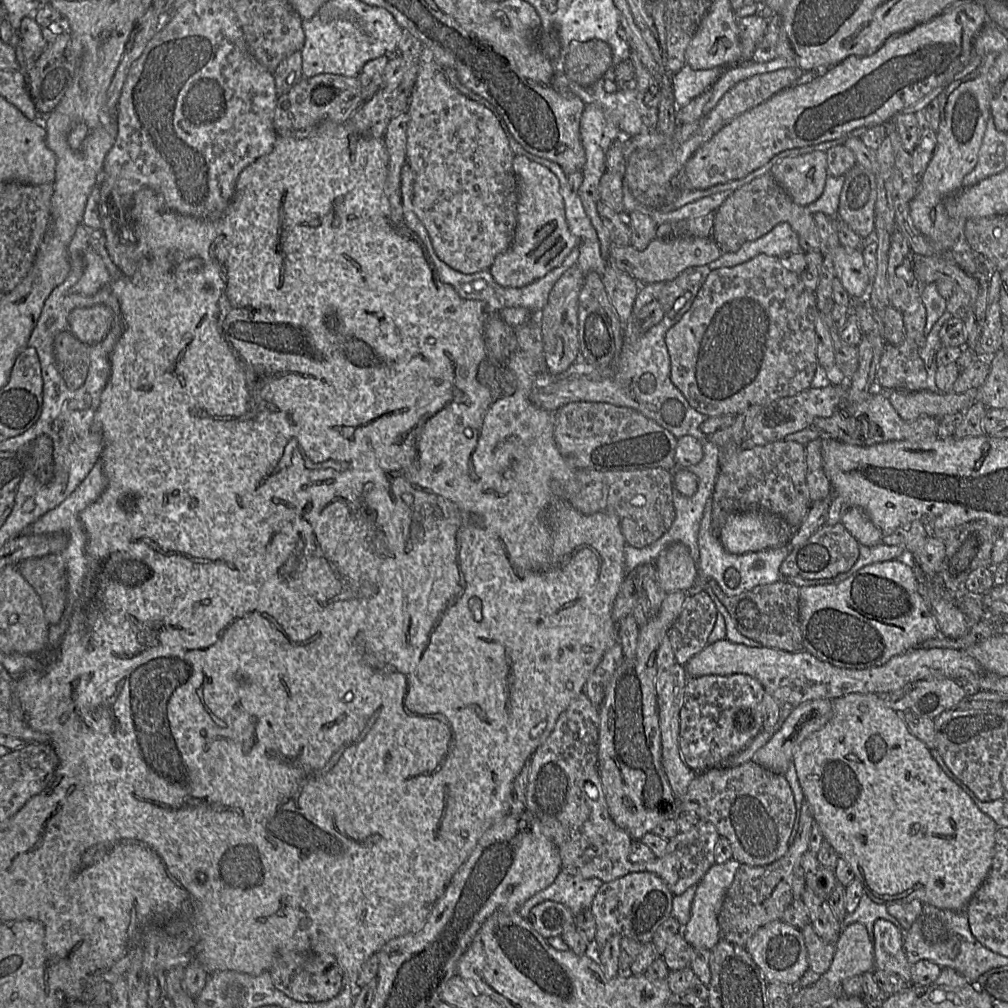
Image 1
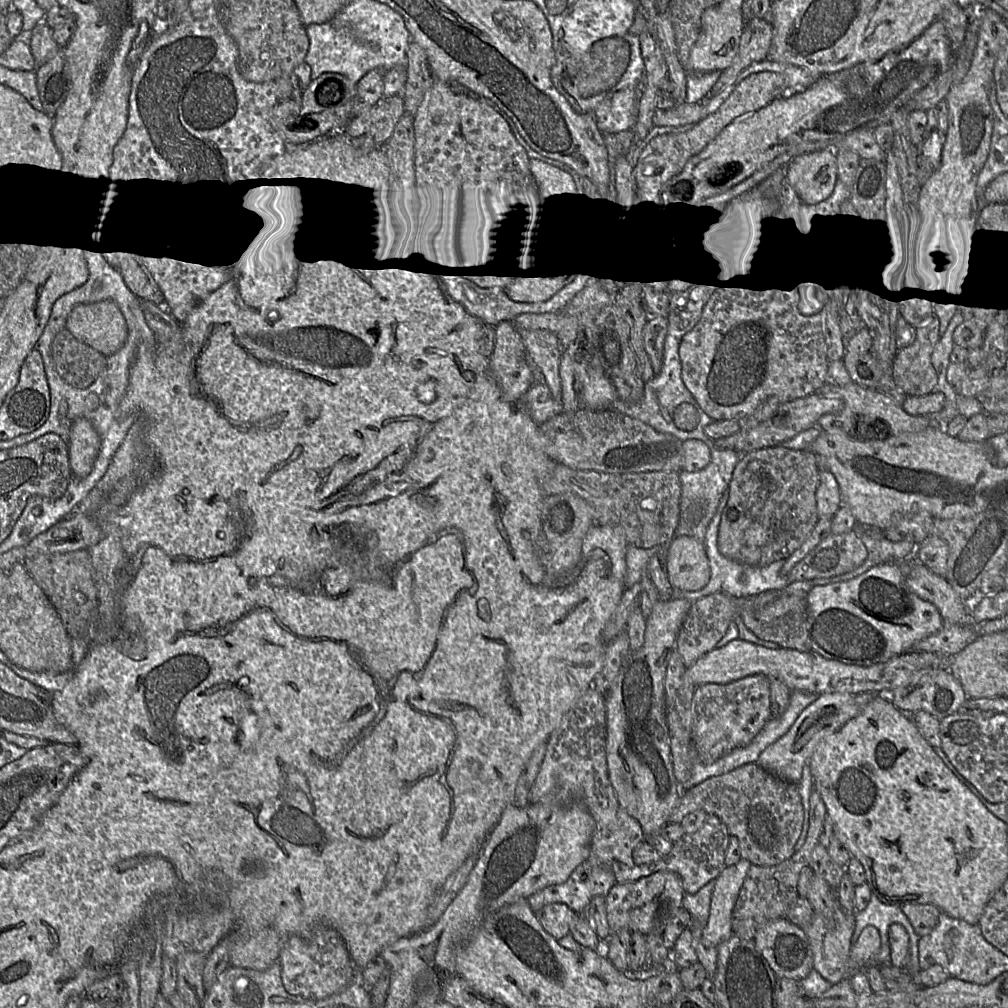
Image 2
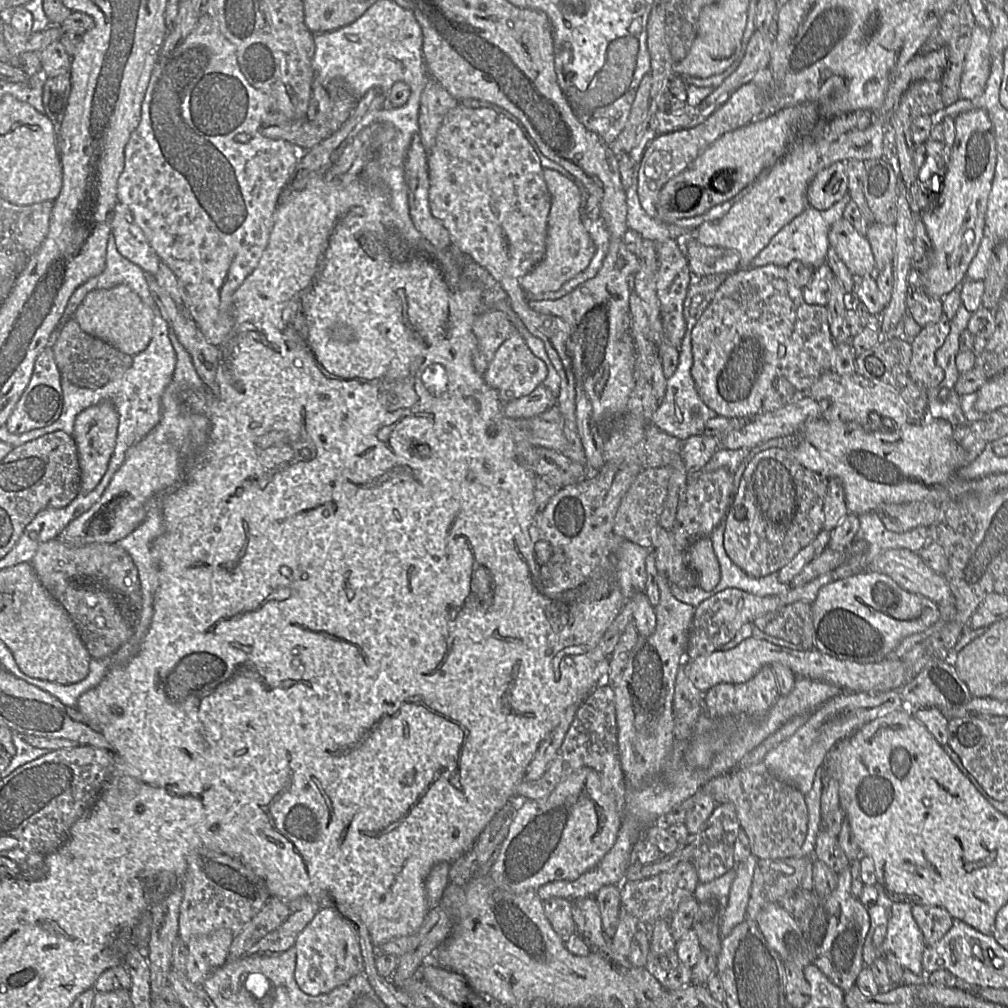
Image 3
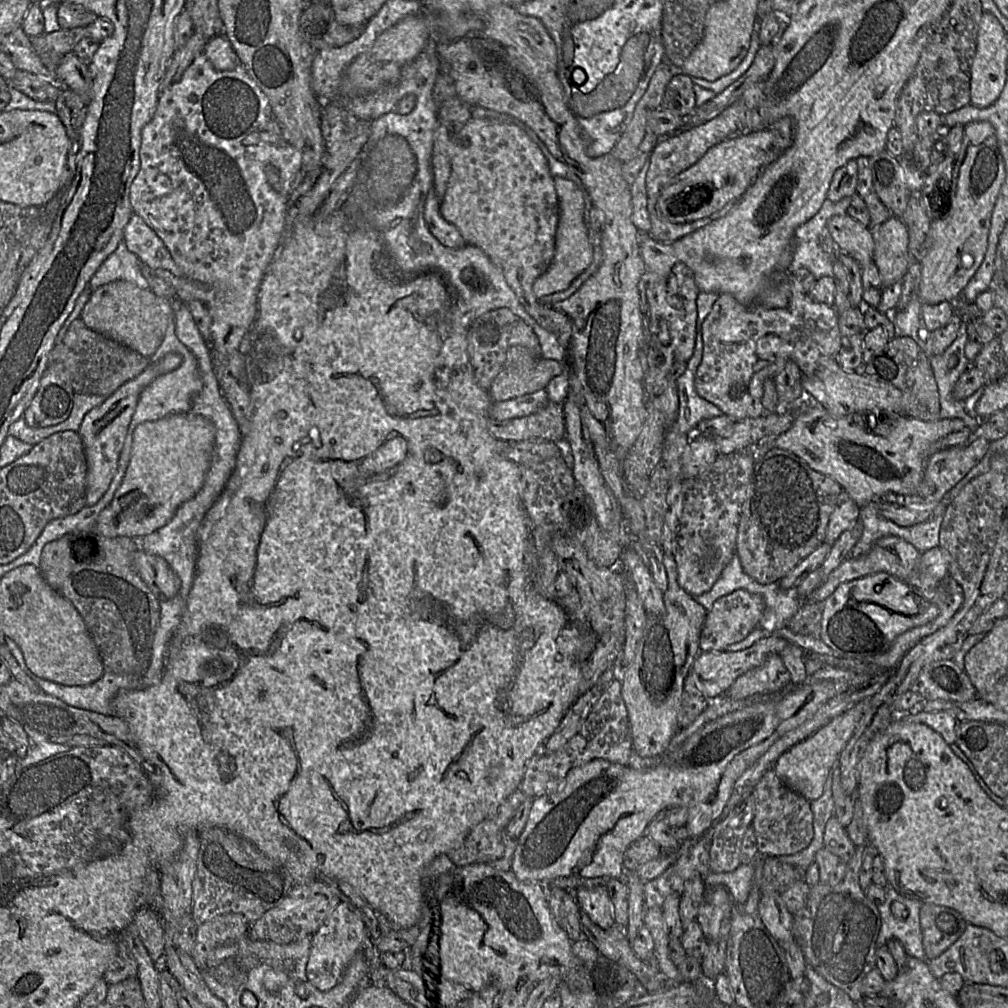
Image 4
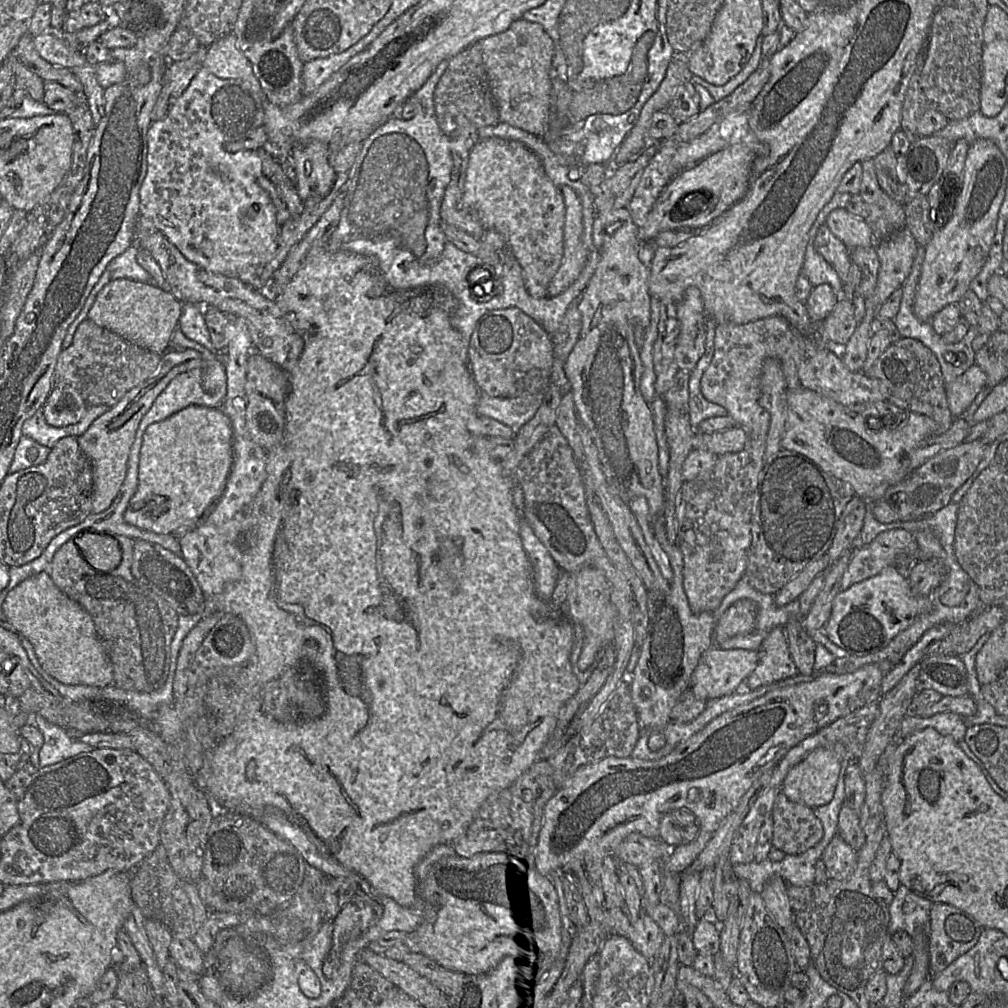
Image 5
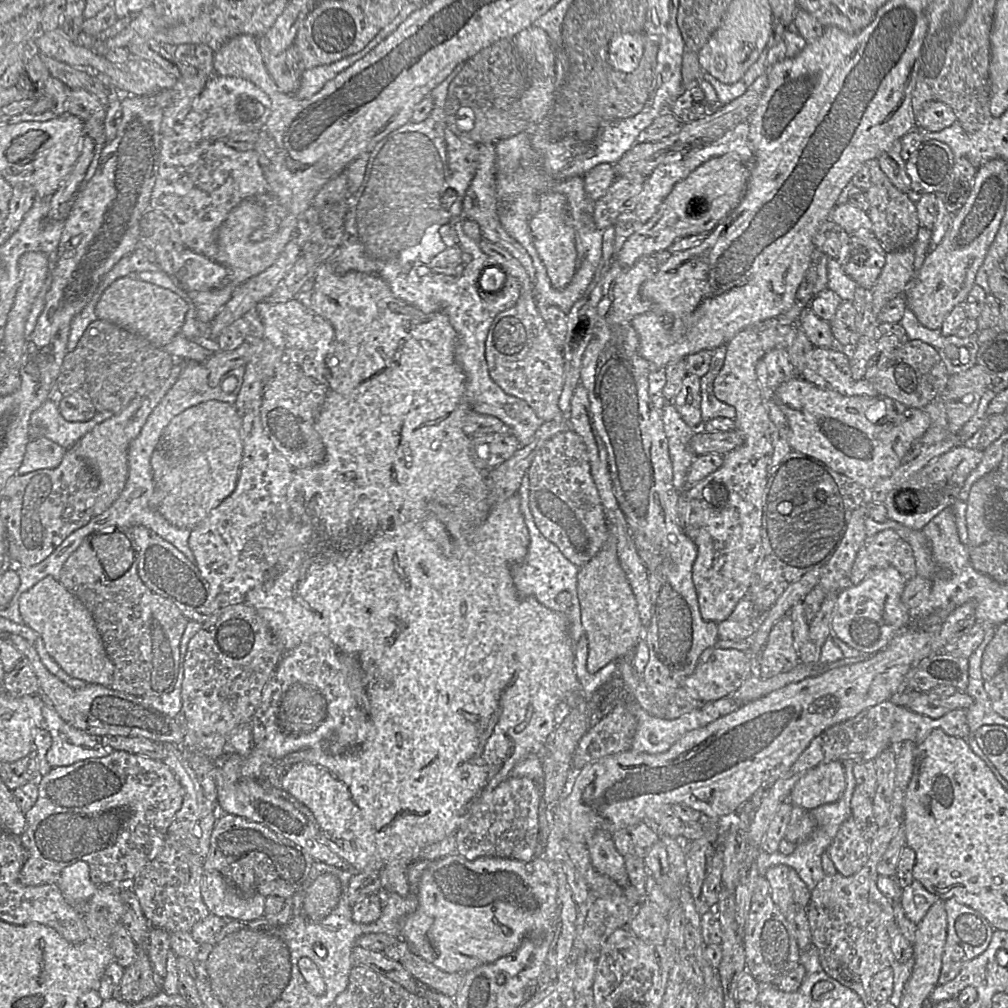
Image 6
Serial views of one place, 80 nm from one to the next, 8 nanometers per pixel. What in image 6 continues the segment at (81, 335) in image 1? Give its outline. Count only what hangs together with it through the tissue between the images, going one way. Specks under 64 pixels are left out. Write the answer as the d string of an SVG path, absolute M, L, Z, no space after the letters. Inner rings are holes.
M135 275L115 280L104 291L96 306L99 320L109 321L161 349L181 333L187 311L188 303L175 292L141 281Z

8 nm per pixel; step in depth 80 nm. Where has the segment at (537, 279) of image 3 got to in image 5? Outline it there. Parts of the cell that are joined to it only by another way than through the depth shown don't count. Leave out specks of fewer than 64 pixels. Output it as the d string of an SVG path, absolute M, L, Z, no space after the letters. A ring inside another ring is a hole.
M563 185L560 192L565 204L564 253L561 265L547 286L547 296L564 292L580 275L589 251L583 241L583 205L575 190Z

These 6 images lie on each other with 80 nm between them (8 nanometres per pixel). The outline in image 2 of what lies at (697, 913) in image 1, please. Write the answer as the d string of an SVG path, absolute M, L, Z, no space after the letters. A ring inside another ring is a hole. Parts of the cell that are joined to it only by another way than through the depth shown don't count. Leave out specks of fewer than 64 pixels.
M741 859L734 865L726 866L714 879L710 913L703 928L702 938L715 947L732 935L732 912L751 865L748 860Z

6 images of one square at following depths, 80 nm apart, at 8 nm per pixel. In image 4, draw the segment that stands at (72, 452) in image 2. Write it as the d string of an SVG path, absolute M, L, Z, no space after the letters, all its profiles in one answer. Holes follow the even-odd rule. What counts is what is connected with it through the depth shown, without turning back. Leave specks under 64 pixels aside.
M174 352L166 354L158 361L151 363L136 378L105 397L100 405L85 415L77 433L81 437L87 461L86 504L89 506L96 505L105 495L118 471L119 456L142 391L158 376L180 367L182 362L182 355Z

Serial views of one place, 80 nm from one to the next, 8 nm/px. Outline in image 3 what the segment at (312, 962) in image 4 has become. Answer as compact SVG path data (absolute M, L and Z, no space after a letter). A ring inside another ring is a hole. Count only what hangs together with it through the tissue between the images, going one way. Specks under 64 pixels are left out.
M334 908L321 909L298 935L294 947L295 981L308 995L326 994L363 972L364 960L352 923Z

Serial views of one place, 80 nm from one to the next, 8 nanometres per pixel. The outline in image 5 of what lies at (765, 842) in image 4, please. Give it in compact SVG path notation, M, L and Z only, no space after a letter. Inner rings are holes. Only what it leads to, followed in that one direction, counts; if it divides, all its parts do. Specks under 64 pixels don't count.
M781 791L774 802L773 847L786 856L801 854L816 845L823 836L821 821L814 809L790 800Z

